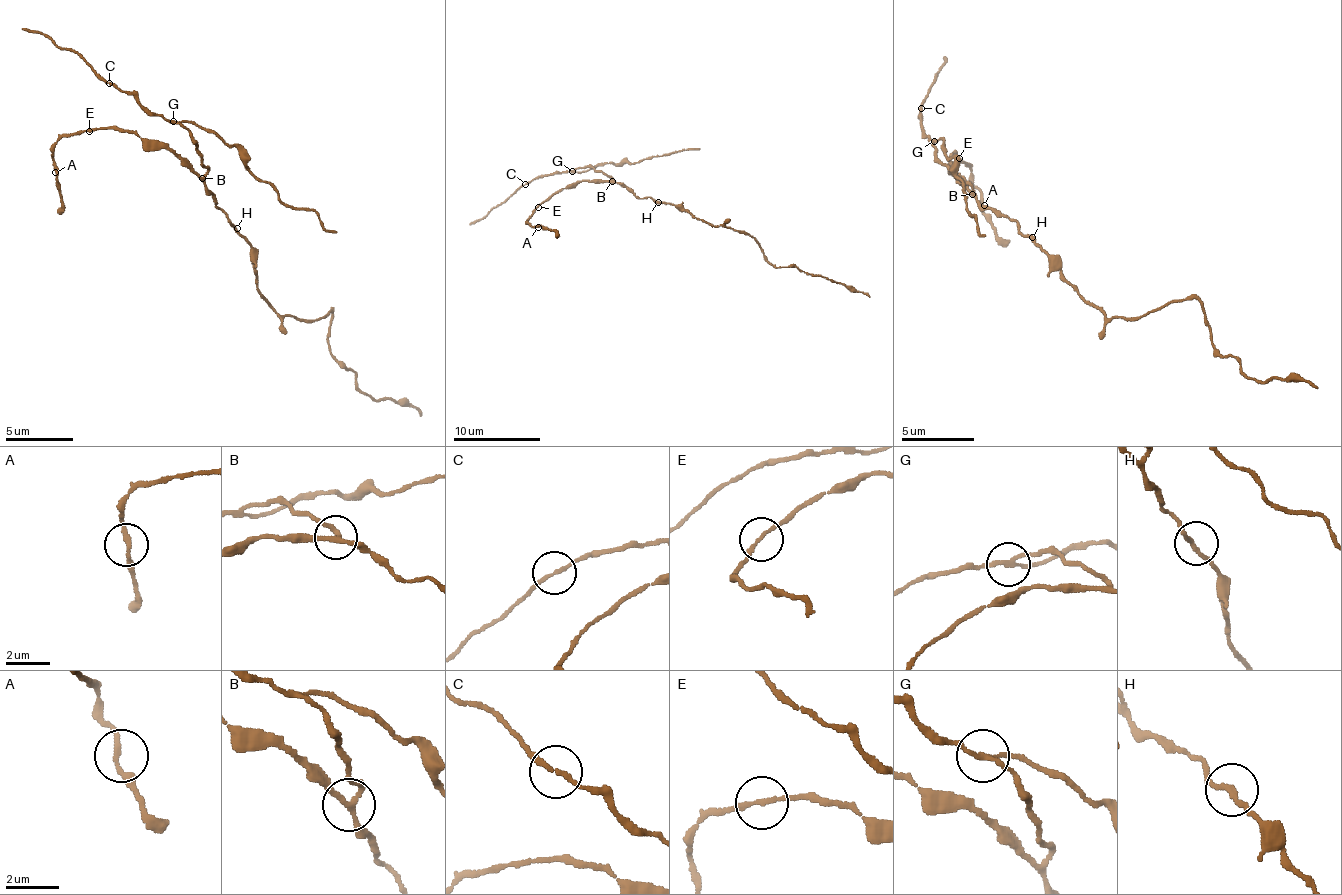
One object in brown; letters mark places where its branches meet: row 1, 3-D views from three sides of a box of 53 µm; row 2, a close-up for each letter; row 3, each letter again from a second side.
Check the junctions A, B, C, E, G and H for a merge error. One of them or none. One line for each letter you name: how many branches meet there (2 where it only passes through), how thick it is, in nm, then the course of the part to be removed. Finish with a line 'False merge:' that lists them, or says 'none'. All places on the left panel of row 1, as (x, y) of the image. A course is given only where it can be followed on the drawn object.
G: 3 branches meet; 160 nm thick; foreign part runs (174, 121), (191, 122), (214, 132), (286, 205), (313, 212), (336, 233)
False merge: G

